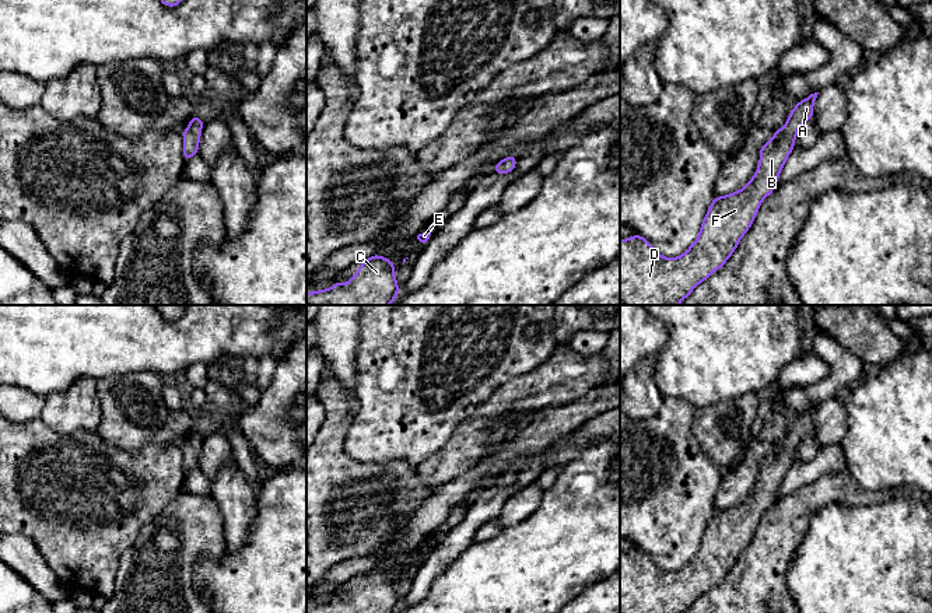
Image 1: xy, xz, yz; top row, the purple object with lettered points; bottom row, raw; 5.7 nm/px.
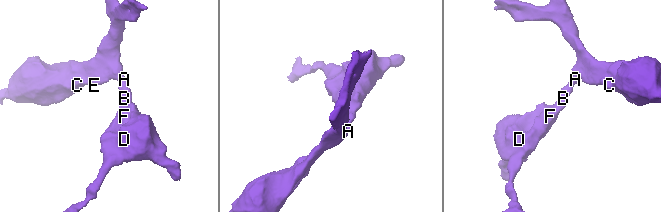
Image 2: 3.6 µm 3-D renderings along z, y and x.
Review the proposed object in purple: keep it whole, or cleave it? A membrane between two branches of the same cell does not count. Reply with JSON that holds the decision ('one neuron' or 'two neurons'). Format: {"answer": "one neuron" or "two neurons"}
{"answer": "one neuron"}

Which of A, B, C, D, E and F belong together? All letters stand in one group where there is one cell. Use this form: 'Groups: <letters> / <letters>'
Groups: A B C D E F

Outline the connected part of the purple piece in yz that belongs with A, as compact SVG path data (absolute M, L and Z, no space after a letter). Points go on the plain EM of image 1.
M817 407L798 414L785 439L760 460L760 474L747 498L714 511L697 553L683 568L665 571L638 547L620 553L620 613L684 613L726 577L750 543L763 514L775 504L799 441L813 432Z

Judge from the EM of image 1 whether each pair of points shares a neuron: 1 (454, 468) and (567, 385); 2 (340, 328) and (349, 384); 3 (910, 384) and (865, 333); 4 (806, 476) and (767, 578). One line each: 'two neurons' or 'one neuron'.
1: one neuron
2: one neuron
3: two neurons
4: two neurons

